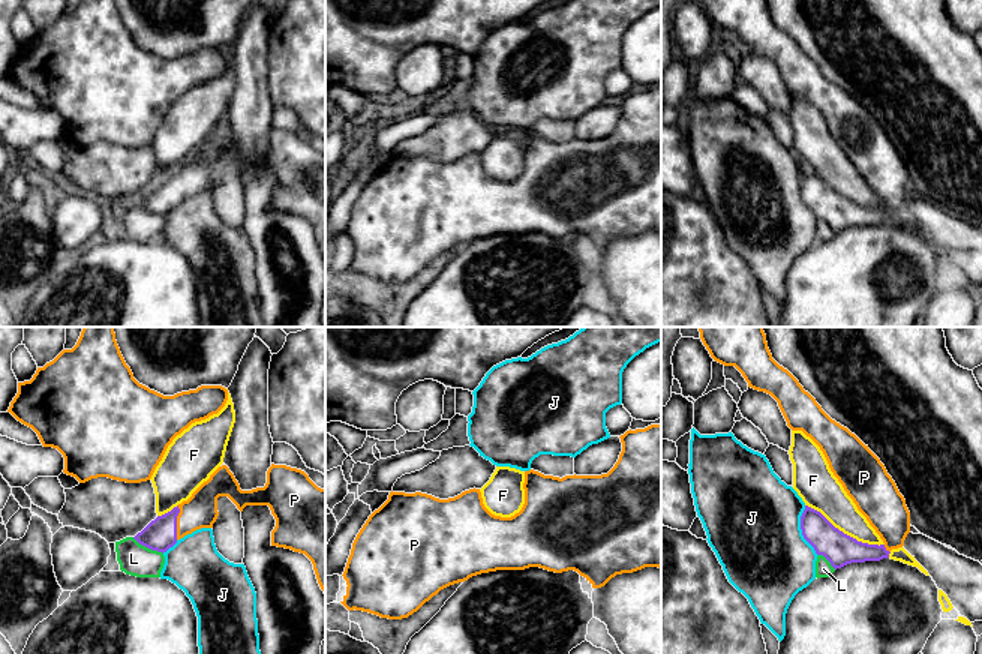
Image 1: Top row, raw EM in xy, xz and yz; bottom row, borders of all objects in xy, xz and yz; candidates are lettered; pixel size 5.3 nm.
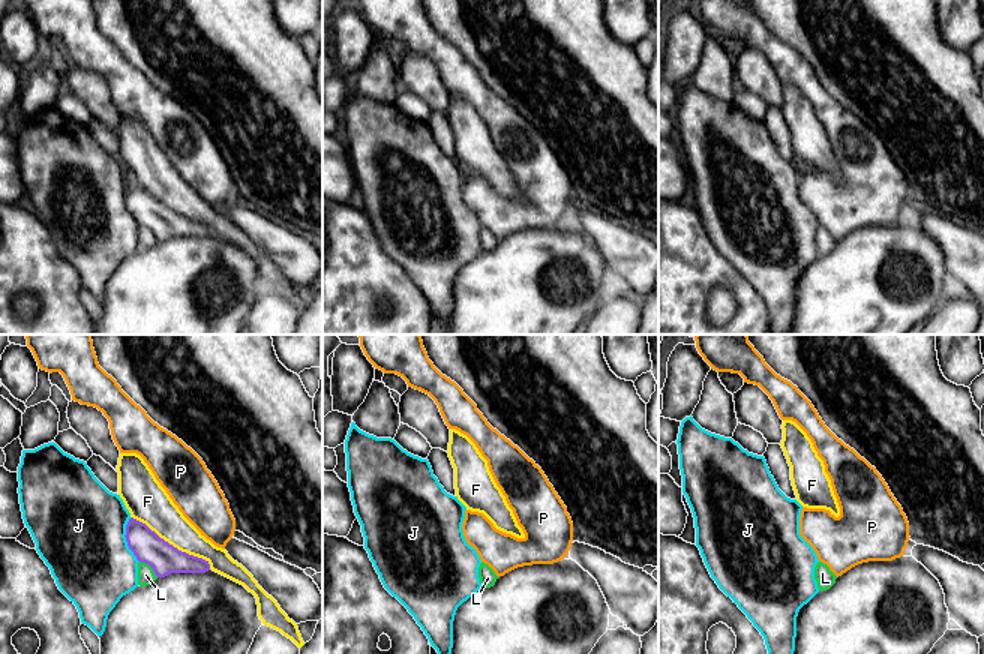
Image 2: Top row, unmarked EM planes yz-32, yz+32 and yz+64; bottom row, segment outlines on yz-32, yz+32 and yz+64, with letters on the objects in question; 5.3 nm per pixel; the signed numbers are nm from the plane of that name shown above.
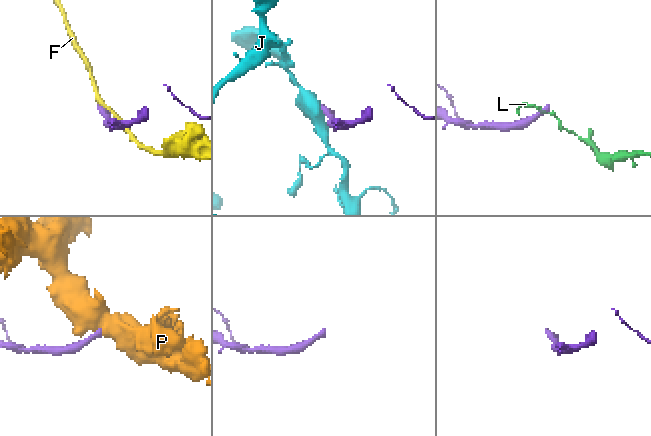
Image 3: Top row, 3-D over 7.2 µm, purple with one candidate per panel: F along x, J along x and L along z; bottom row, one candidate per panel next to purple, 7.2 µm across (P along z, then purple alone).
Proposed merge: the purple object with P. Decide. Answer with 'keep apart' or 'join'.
join

